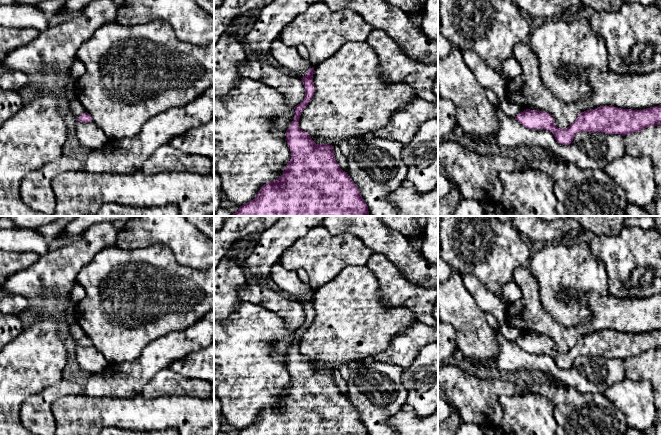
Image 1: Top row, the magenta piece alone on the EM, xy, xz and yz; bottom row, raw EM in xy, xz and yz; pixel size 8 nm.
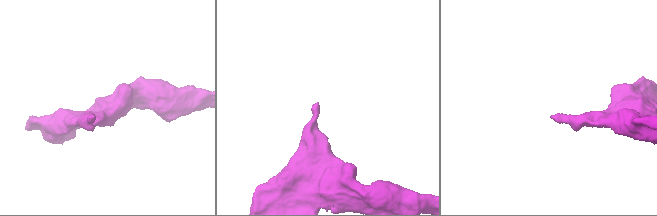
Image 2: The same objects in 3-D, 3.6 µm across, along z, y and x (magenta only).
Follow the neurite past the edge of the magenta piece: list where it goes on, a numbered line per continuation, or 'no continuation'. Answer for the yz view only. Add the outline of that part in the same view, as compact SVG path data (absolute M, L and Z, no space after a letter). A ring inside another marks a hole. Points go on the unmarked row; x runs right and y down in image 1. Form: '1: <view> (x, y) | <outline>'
no continuation

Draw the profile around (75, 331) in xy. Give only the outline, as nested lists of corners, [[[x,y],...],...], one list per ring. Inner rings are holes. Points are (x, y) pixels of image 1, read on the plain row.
[[[75,322],[68,326],[69,336],[73,338],[76,342],[81,340],[86,336],[82,328]]]

